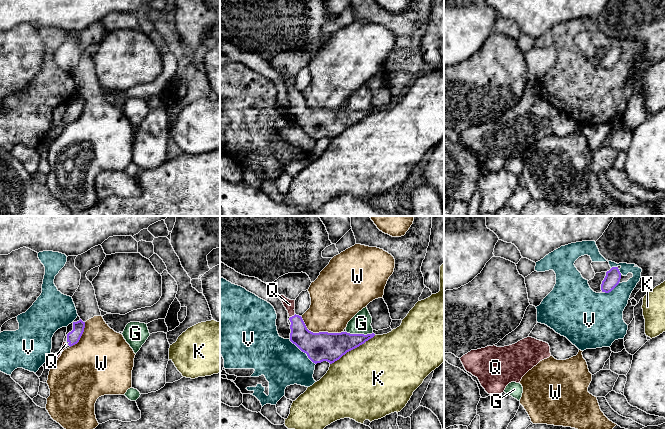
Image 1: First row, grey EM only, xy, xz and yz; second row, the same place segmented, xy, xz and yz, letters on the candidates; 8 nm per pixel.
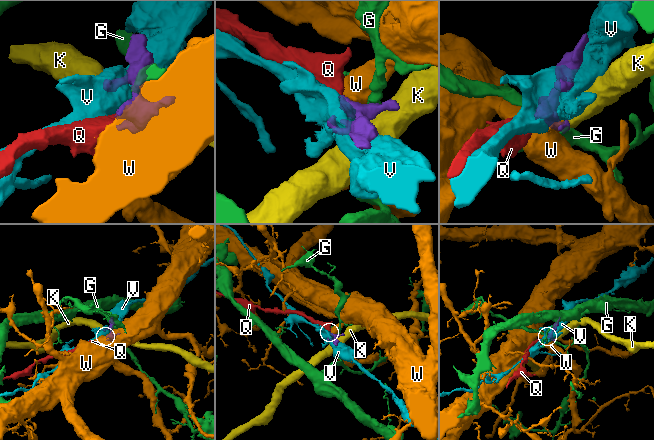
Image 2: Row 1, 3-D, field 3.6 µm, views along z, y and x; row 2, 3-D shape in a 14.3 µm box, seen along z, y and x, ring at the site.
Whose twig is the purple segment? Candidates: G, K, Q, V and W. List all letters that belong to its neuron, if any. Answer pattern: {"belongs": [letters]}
{"belongs": ["Q"]}

